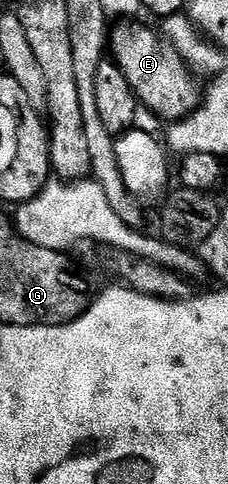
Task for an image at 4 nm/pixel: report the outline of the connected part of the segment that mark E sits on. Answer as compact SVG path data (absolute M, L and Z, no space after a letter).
M118 28L115 32L113 29L108 48L110 52L114 51L113 63L121 70L135 101L141 107L143 104L152 115L159 116L165 122L182 120L200 103L199 81L174 48L160 38L155 29L154 32L150 28Z

